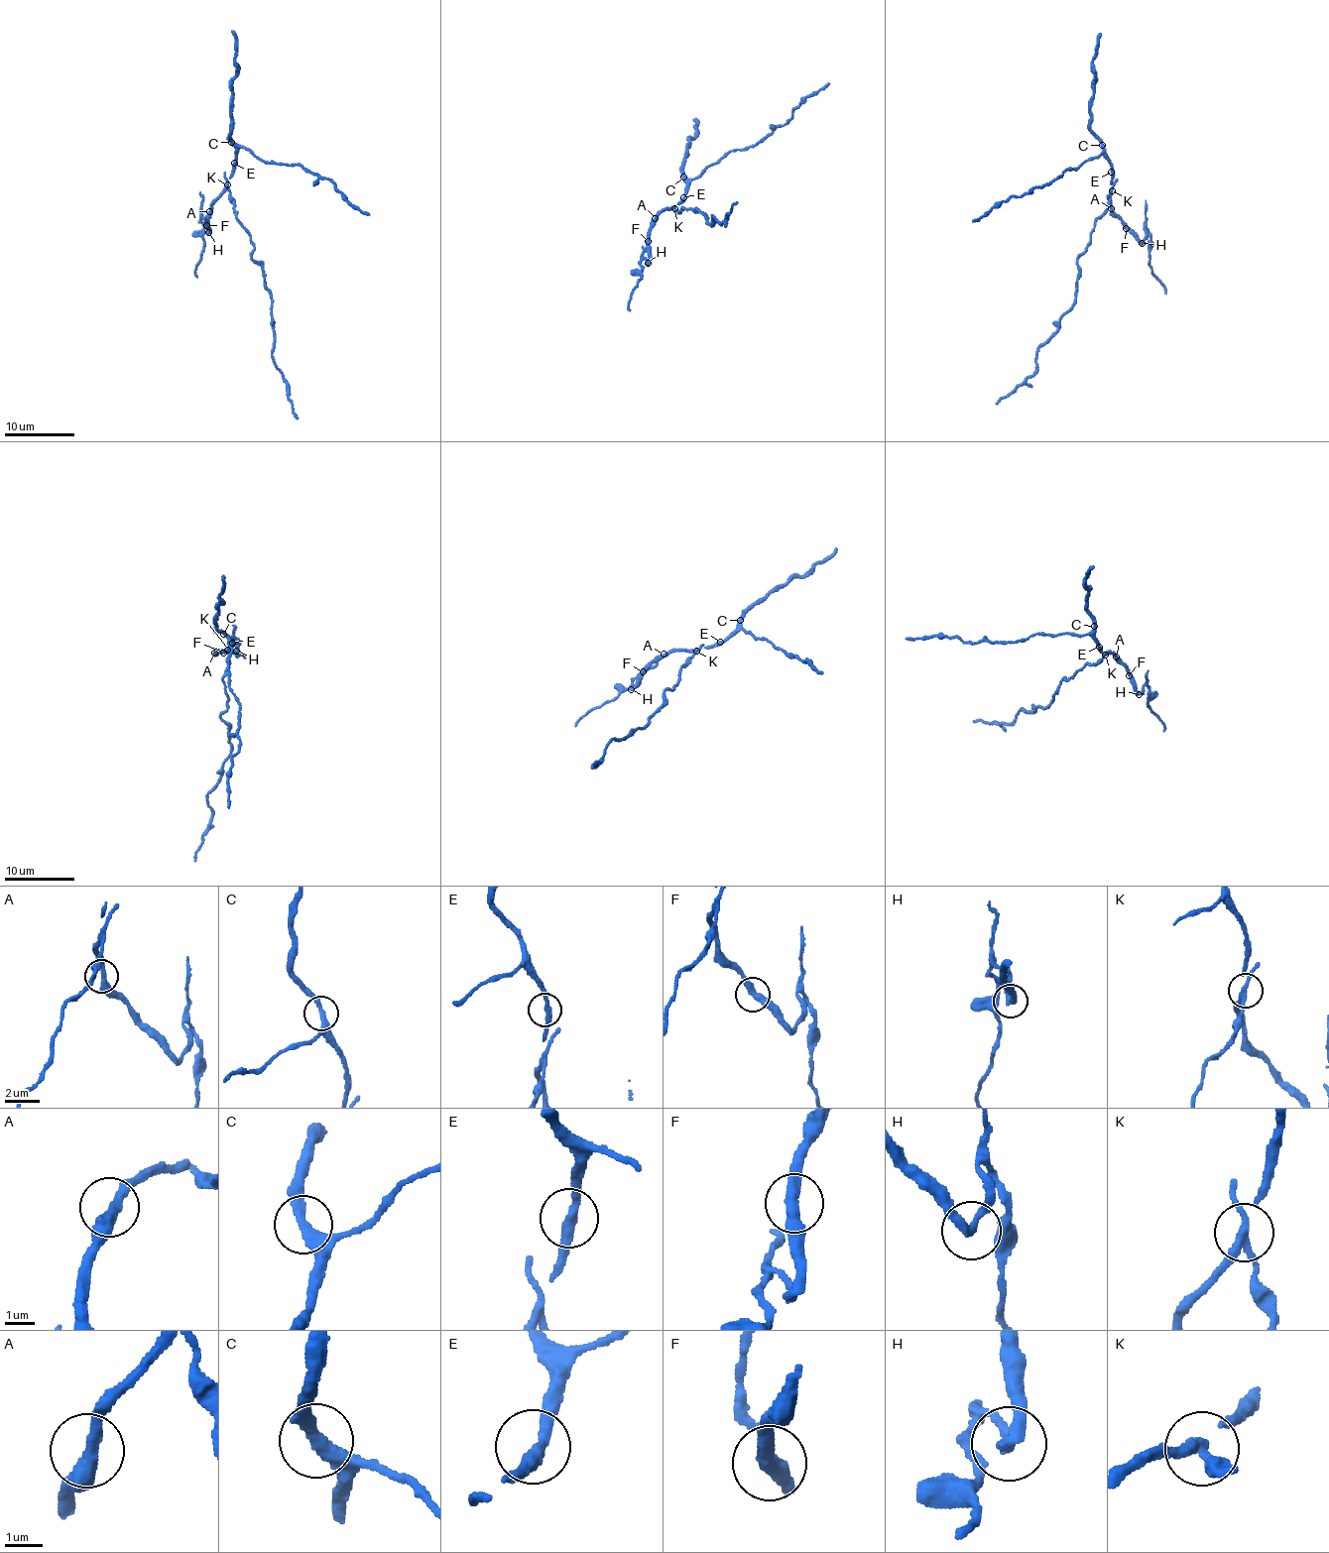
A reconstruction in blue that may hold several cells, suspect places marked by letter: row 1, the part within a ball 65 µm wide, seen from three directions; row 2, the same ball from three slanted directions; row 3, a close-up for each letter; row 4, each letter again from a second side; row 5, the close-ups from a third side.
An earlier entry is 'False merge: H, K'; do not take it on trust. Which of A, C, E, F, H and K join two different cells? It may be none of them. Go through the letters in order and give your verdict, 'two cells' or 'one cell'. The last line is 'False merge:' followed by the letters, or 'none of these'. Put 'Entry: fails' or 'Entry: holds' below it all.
A: one cell
C: one cell
E: one cell
F: one cell
H: two cells
K: two cells
False merge: H, K
Entry: holds

